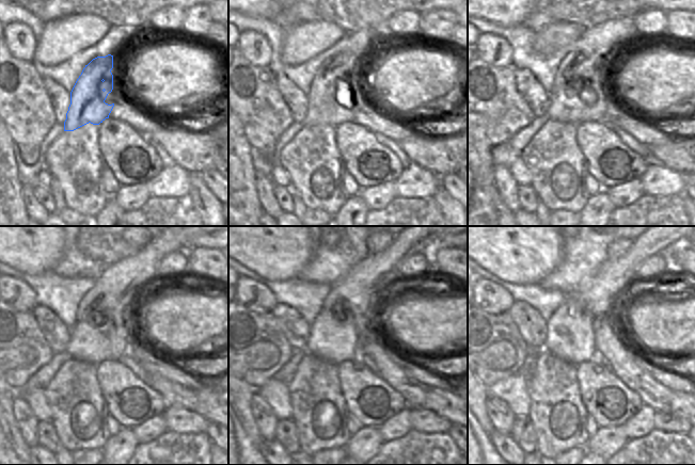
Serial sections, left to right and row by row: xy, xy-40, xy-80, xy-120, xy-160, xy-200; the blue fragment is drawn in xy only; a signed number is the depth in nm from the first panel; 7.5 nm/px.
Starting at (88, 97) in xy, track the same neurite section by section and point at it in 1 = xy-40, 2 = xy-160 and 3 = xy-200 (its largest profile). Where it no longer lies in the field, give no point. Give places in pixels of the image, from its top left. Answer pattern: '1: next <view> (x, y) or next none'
1: next xy-40 (324, 108)
2: next xy-160 (357, 292)
3: next xy-200 (613, 277)

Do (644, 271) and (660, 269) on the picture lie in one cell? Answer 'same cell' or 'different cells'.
same cell

